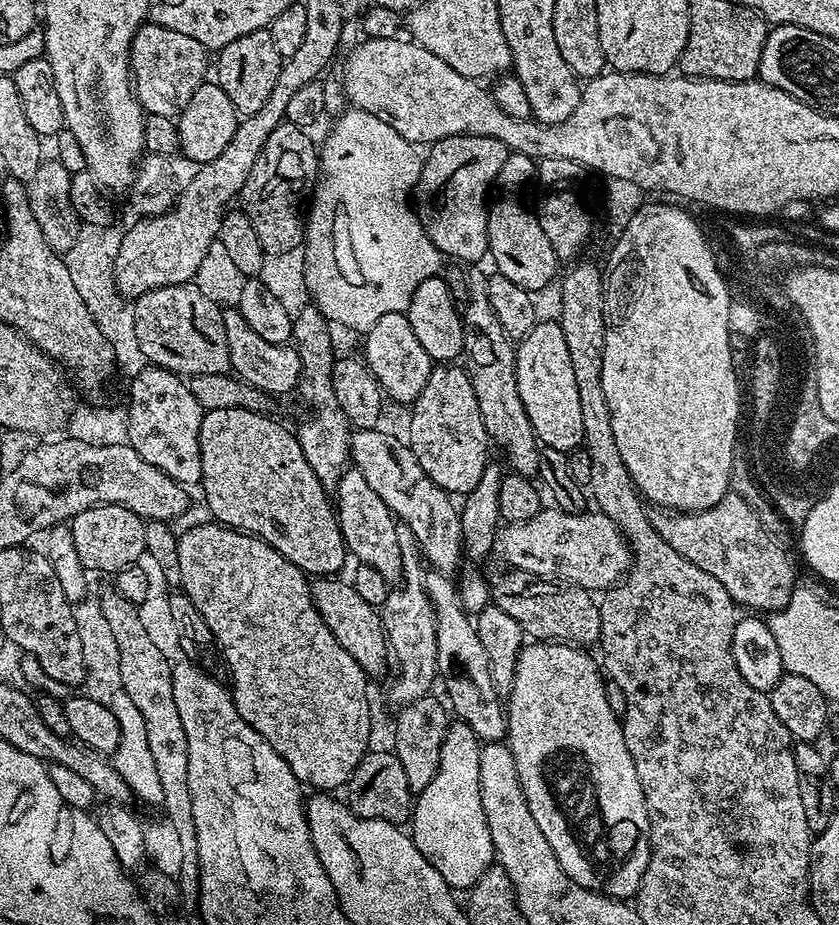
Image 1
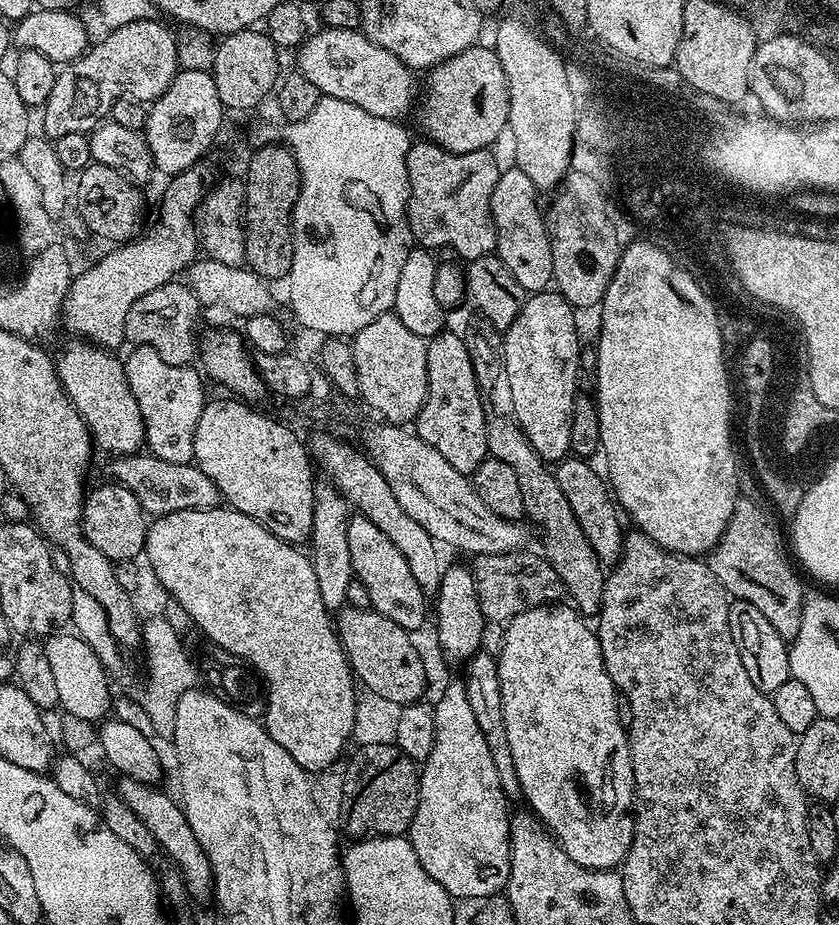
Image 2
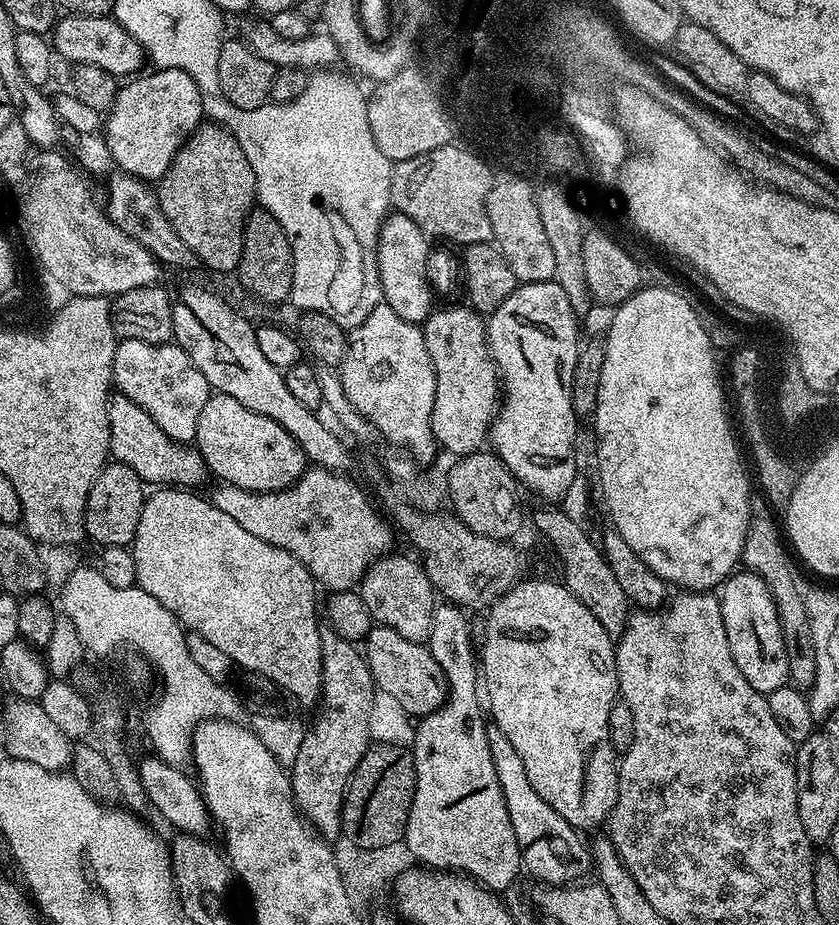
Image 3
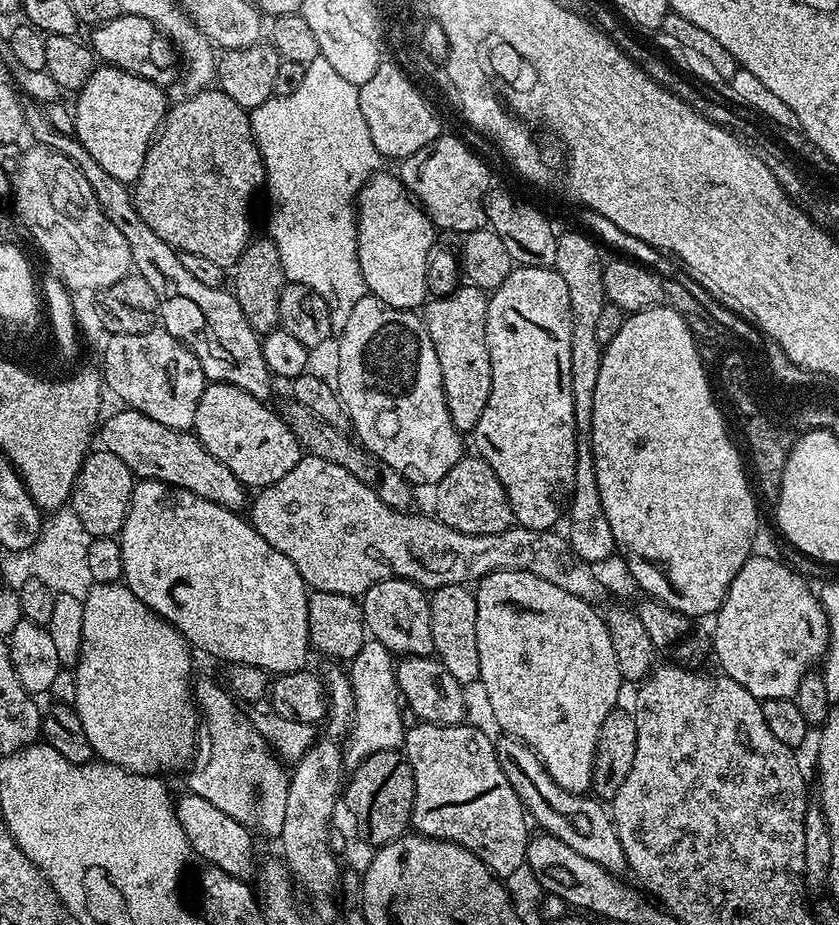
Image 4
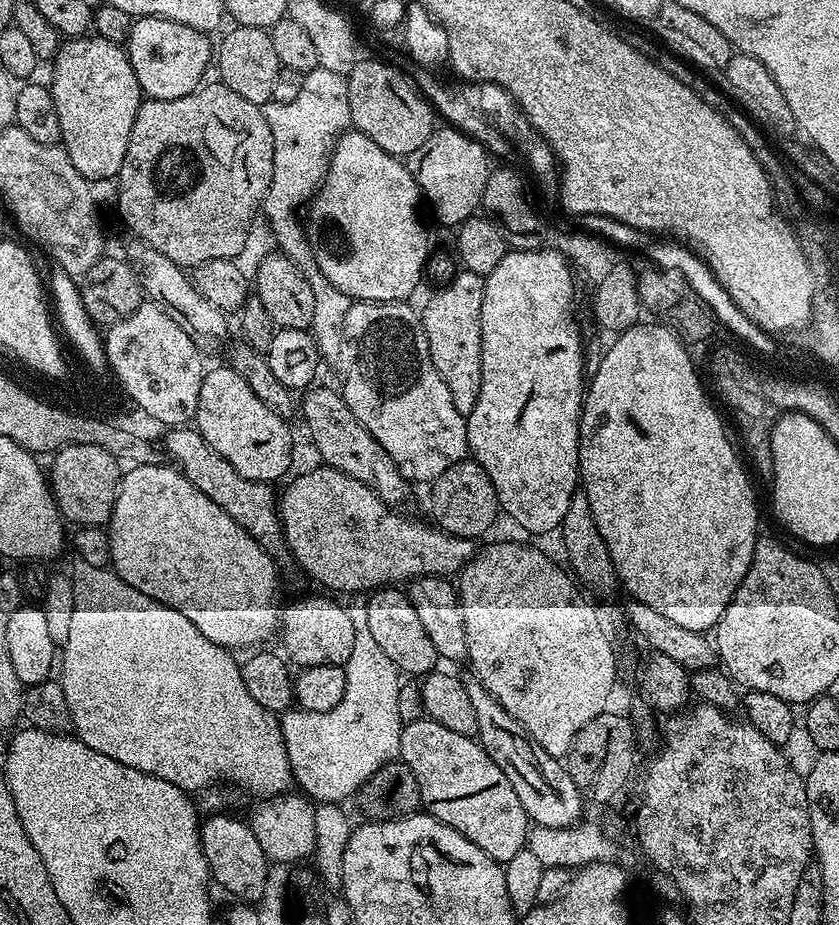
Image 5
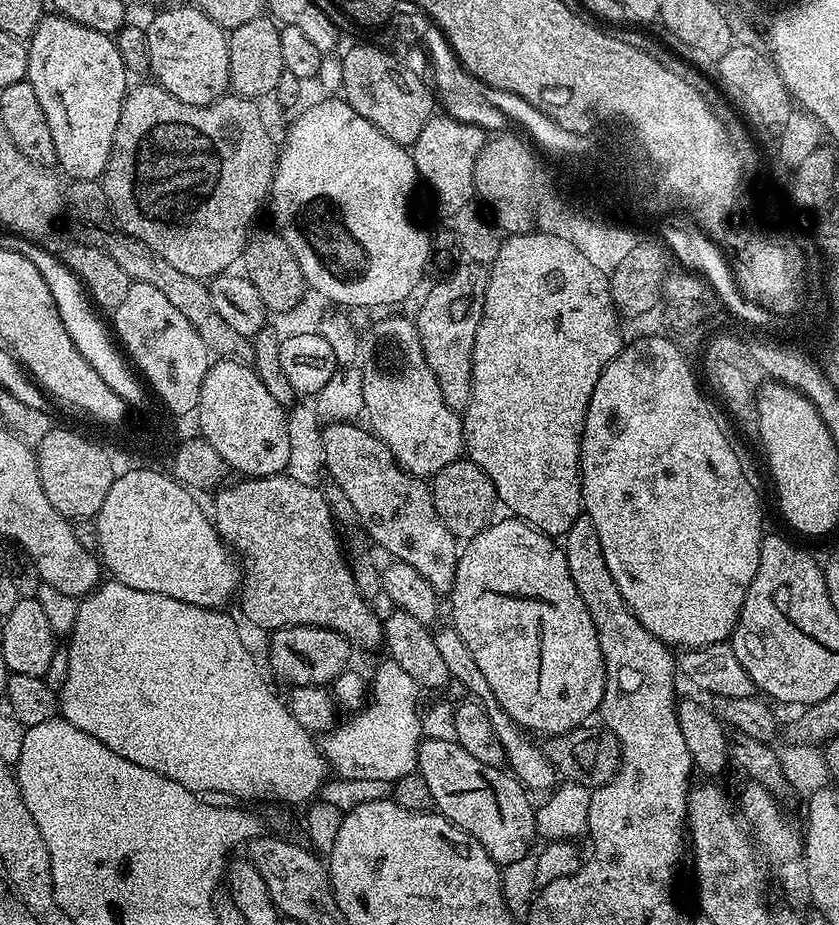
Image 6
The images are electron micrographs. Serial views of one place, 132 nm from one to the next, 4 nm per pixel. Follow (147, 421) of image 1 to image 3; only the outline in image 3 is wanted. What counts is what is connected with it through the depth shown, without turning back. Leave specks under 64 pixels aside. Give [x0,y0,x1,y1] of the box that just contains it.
[112,340,210,445]

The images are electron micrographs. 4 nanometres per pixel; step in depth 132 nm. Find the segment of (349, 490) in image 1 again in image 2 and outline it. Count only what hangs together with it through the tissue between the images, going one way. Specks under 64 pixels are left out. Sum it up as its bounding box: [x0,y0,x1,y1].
[346,514,430,630]

